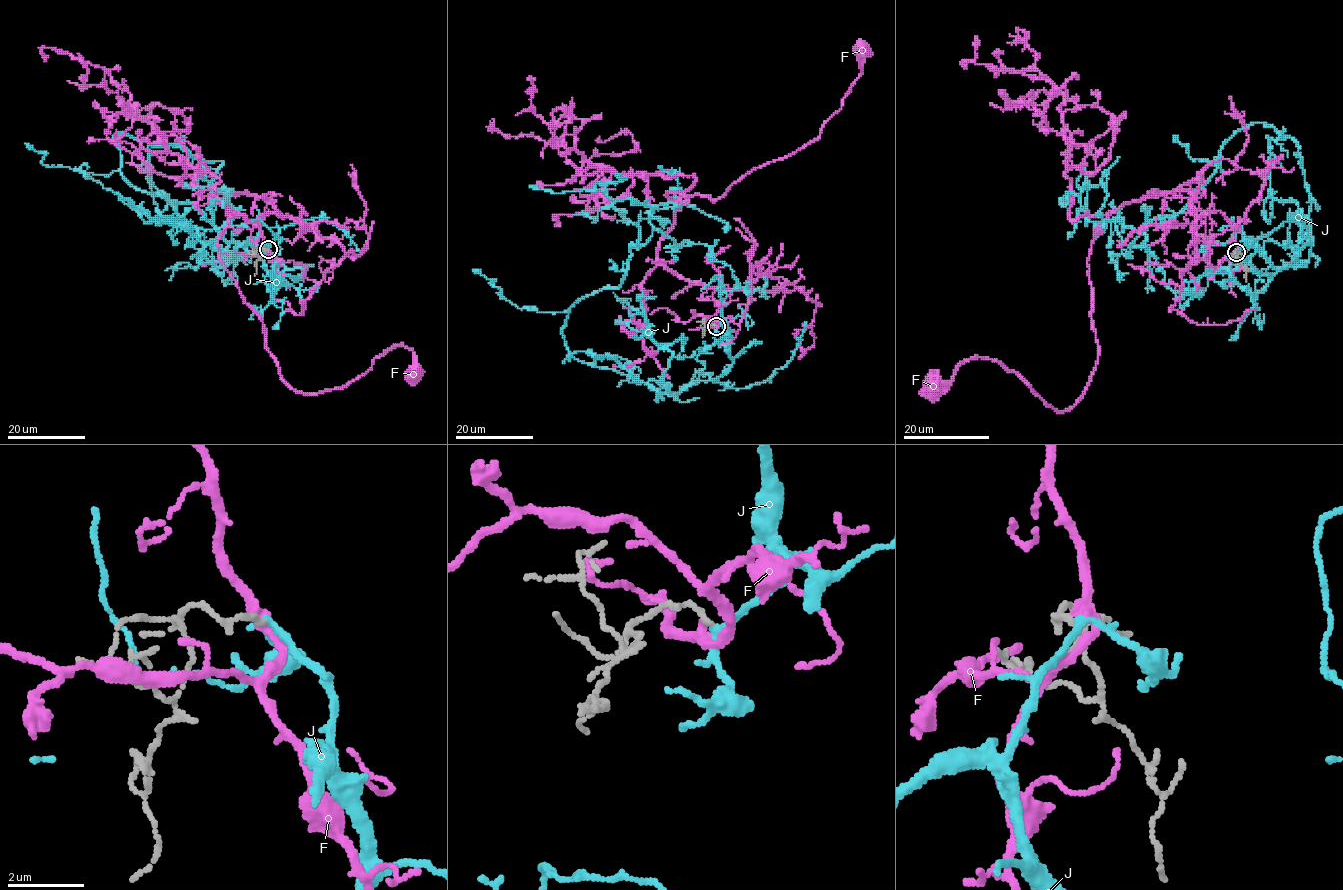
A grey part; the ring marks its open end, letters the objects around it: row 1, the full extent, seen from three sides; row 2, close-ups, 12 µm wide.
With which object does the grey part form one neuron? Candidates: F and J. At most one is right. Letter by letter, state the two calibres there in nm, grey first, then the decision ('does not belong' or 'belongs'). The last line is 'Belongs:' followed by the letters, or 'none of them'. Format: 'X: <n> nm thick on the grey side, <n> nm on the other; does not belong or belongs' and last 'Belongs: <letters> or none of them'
F: 170 nm thick on the grey side, 240 nm on the other; does not belong
J: 140 nm thick on the grey side, 160 nm on the other; belongs
Belongs: J

